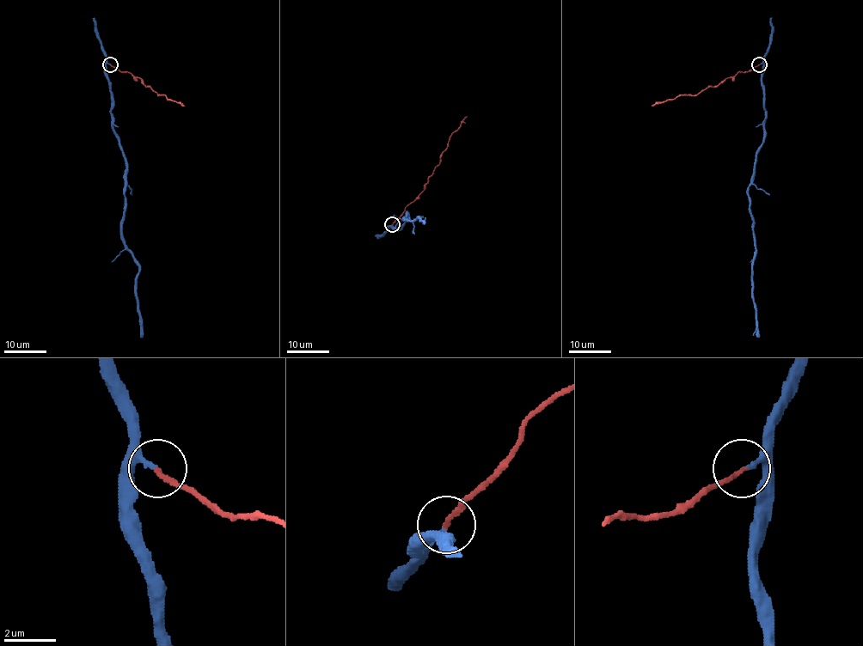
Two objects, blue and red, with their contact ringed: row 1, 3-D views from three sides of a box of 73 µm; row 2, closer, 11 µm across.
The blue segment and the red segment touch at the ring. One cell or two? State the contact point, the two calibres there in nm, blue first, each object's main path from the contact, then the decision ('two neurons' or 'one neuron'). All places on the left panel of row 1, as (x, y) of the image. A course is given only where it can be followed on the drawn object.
place (110, 64); calibres 170 and 200 nm; course blue (110, 64), (107, 64), (112, 130), (125, 155), (121, 238), (138, 267), (136, 300), (143, 338); course red (110, 64), (120, 71), (129, 71), (158, 94), (164, 94), (168, 99), (185, 106); one neuron

